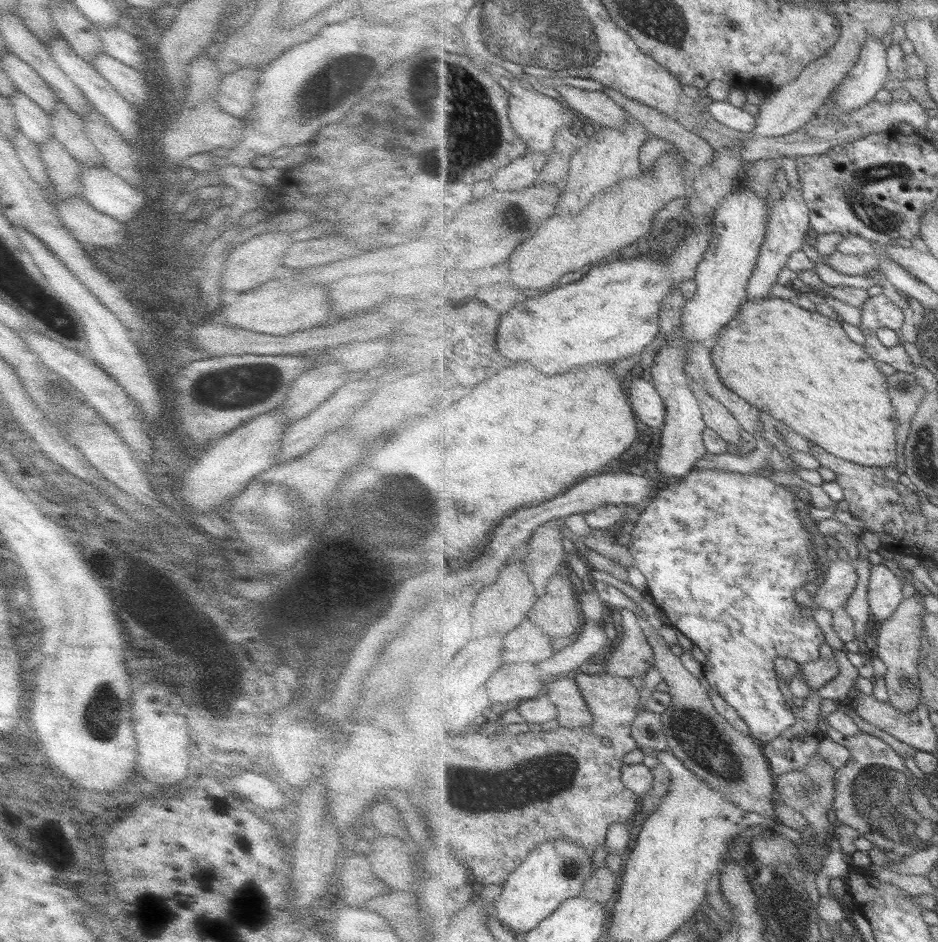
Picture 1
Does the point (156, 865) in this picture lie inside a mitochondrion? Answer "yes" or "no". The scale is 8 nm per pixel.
no

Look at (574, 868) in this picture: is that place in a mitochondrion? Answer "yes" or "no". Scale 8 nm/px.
yes

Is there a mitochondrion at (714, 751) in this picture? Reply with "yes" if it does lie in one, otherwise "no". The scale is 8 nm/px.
yes

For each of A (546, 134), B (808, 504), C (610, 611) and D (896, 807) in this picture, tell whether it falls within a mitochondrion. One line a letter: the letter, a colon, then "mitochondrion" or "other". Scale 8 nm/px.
A: other
B: other
C: other
D: mitochondrion

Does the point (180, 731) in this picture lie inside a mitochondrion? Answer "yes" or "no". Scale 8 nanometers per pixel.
no

